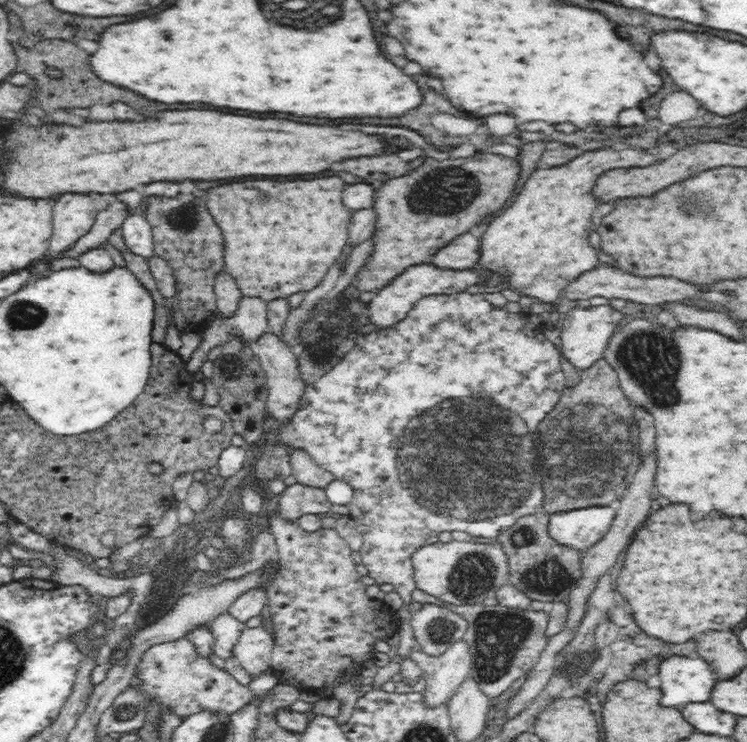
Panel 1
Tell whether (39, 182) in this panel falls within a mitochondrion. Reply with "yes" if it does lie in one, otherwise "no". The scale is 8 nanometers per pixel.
no

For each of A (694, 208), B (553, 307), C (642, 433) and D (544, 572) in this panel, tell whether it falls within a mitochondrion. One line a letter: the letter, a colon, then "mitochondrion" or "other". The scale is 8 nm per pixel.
A: mitochondrion
B: other
C: mitochondrion
D: mitochondrion

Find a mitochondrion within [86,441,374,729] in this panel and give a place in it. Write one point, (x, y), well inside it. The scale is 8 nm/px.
(124, 713)

